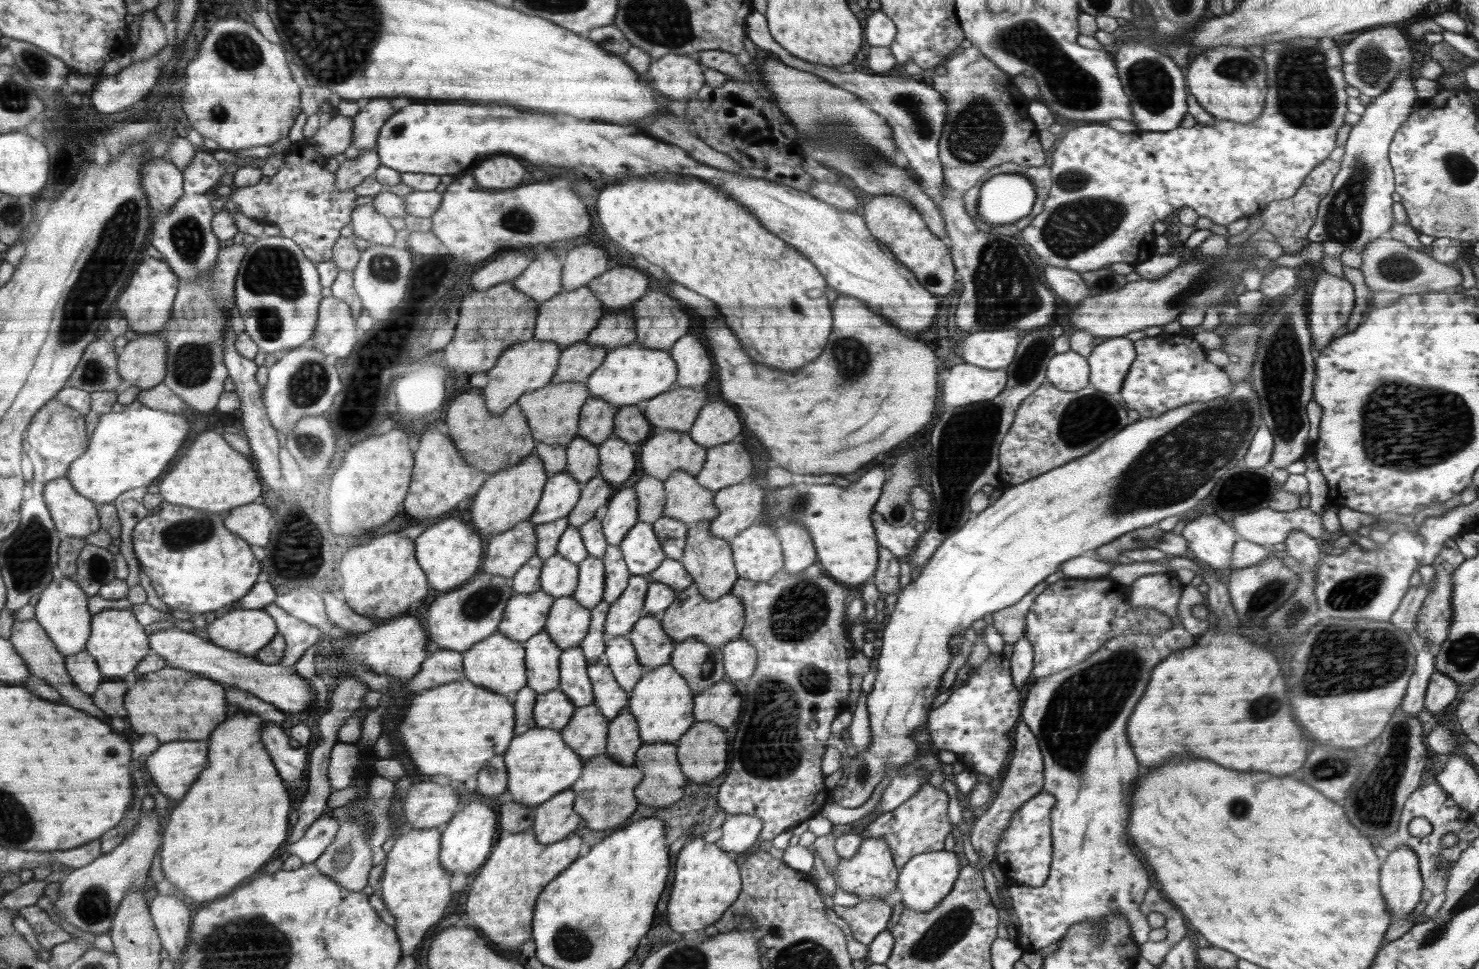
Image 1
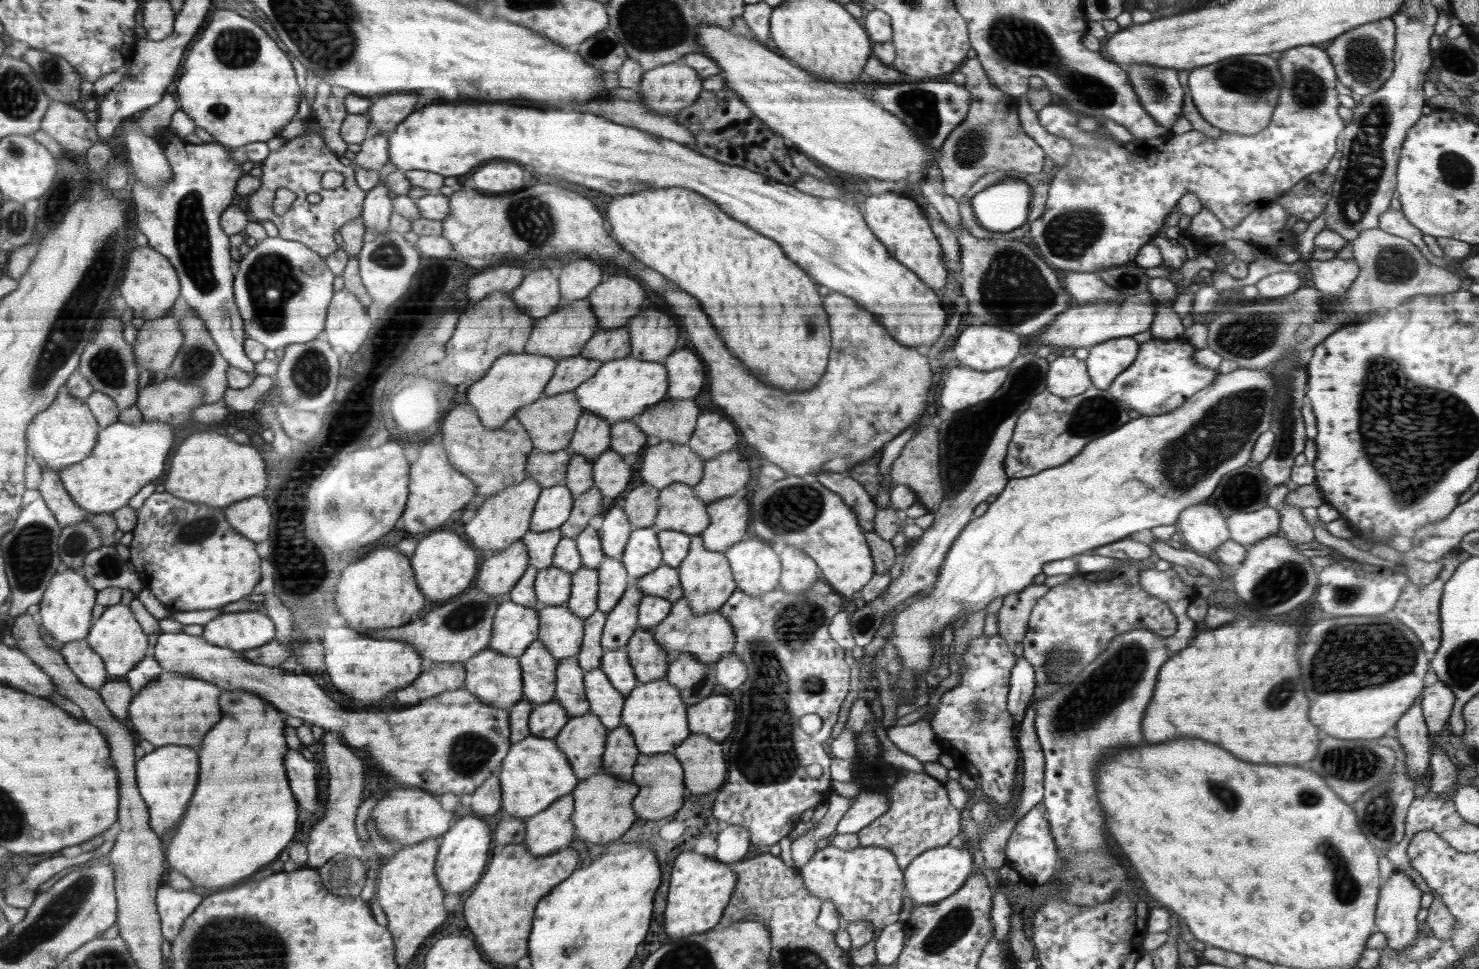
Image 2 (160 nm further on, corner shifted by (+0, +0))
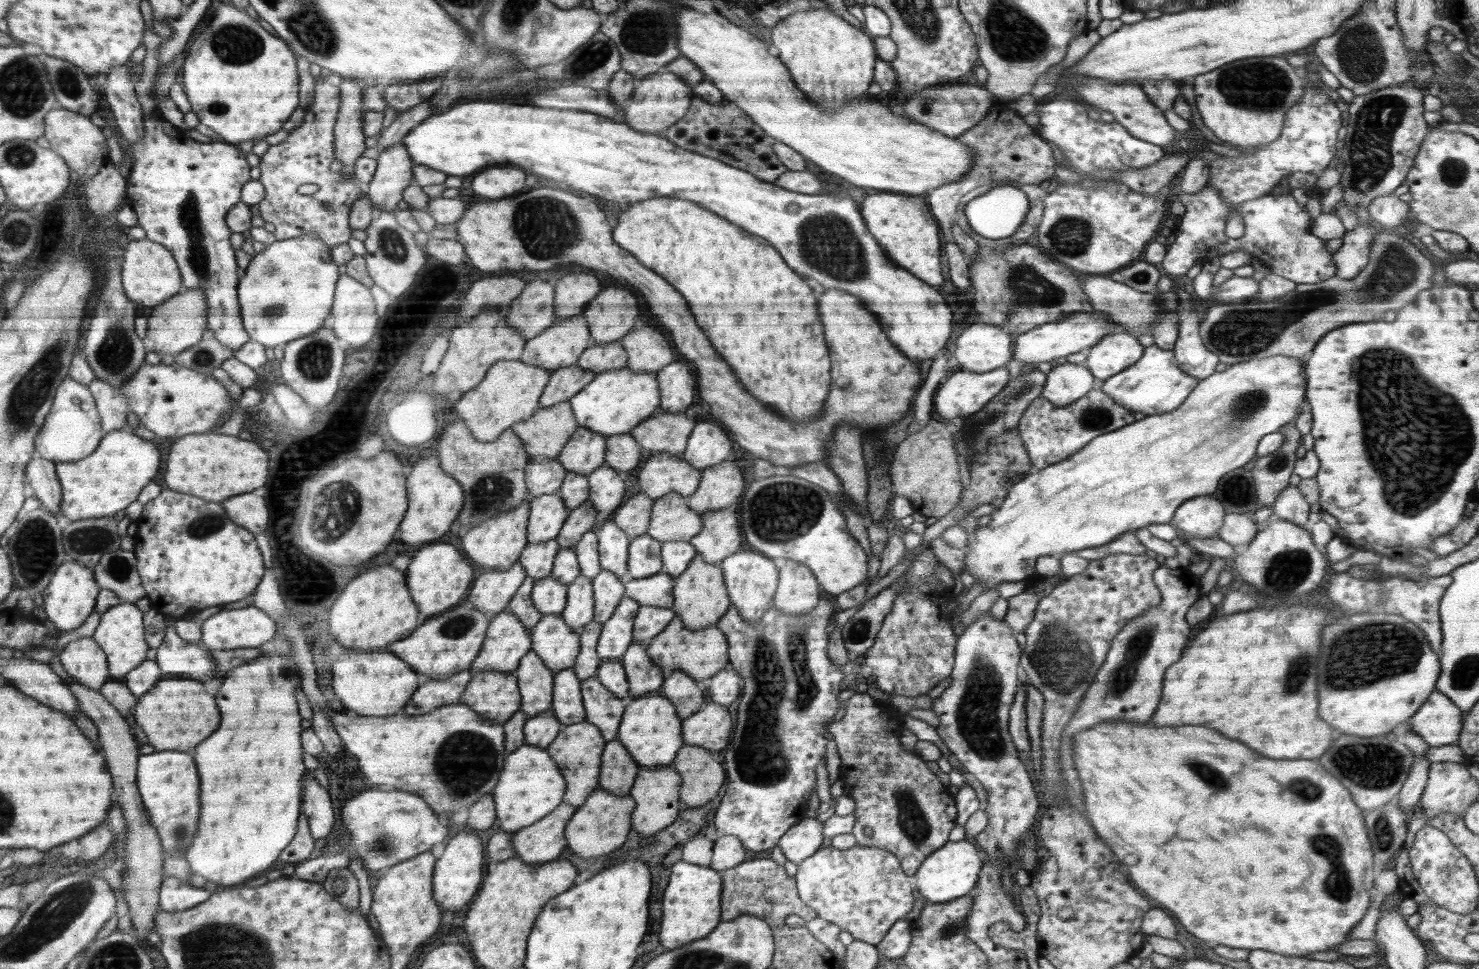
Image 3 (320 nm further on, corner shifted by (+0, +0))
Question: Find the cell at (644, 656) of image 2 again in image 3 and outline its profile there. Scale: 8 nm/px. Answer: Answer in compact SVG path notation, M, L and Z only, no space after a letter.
M635 642L627 648L621 663L627 673L627 680L630 682L630 694L627 701L641 698L644 694L661 692L666 678L663 676L663 669L651 660L647 652L647 644Z

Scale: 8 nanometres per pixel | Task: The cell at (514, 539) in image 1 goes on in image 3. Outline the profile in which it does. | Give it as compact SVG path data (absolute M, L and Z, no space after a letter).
M518 560L508 570L484 569L476 577L475 586L468 596L469 603L472 608L495 616L509 606L527 577Z

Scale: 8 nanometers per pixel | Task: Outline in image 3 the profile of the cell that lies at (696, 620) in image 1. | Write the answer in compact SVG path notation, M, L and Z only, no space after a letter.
M675 616L658 636L647 643L647 652L651 660L663 669L665 678L674 670L681 670L698 683L706 685L711 676L719 674L728 664L729 656L726 656L726 652L729 652L729 644L726 644L726 637L717 625L692 632L684 628L683 620L679 616Z

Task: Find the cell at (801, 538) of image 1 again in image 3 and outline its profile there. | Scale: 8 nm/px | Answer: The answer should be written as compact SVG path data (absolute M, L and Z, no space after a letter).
M785 559L772 607L785 614L808 614L819 601L820 585L805 564Z

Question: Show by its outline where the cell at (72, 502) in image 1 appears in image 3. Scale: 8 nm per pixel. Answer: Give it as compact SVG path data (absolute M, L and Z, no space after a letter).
M40 456L28 464L28 484L34 489L39 504L48 511L59 514L63 489L54 474L54 463Z

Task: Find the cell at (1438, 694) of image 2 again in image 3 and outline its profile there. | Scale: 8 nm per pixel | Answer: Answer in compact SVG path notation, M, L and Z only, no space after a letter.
M1434 689L1405 724L1430 747L1455 744L1463 727L1462 712L1445 694Z

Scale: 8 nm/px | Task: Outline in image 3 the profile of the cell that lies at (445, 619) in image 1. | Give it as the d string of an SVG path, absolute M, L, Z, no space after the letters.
M468 601L458 608L443 612L442 616L434 616L415 628L406 638L389 644L388 650L407 661L410 667L426 679L446 680L458 672L469 670L471 664L479 656L487 638L487 628L492 615L484 614Z

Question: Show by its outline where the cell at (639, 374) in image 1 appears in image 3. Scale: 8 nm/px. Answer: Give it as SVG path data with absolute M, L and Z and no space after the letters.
M627 366L616 370L608 370L587 384L578 395L570 399L579 427L594 431L605 438L613 435L626 435L633 431L660 407L660 391L658 377L649 372L632 372Z

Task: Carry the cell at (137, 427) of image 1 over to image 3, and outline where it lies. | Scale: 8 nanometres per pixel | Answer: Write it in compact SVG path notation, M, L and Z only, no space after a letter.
M131 430L113 431L104 436L102 443L86 459L57 463L63 489L59 514L68 520L113 516L124 510L142 492L160 468L160 452L154 442L142 440Z

